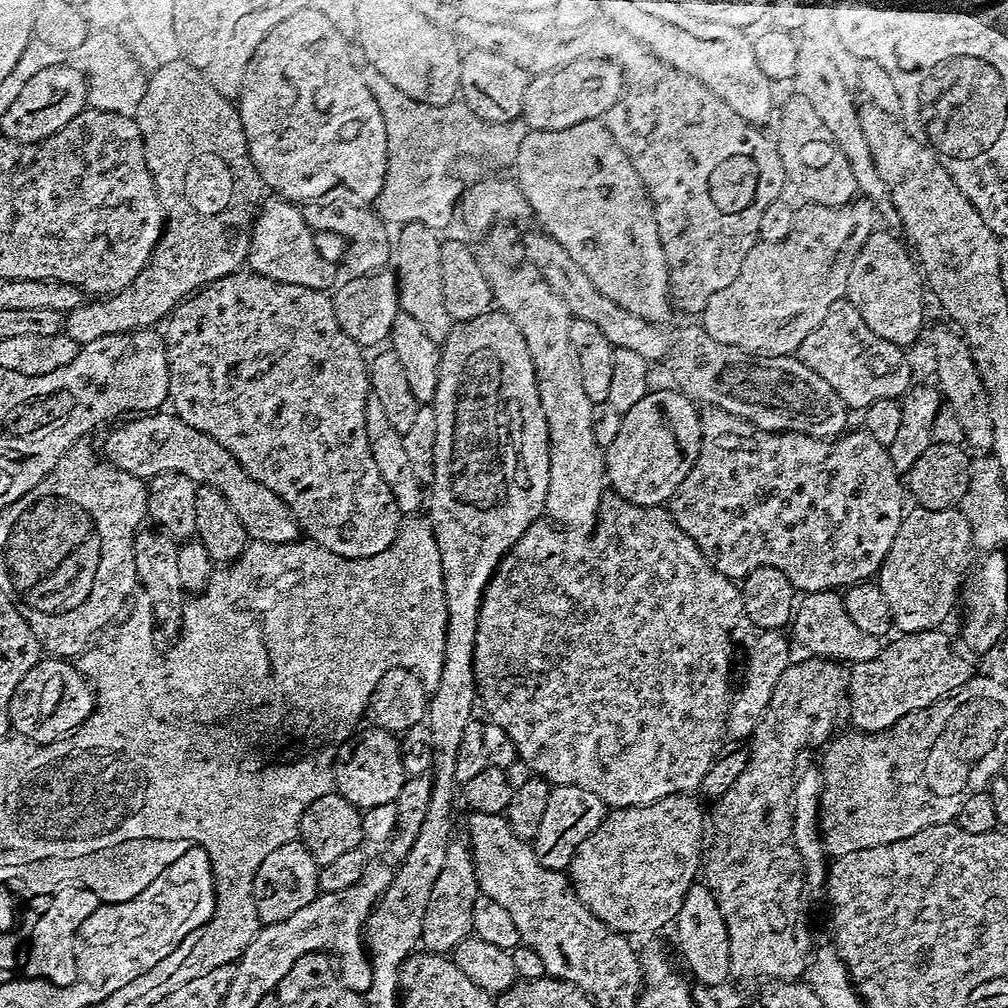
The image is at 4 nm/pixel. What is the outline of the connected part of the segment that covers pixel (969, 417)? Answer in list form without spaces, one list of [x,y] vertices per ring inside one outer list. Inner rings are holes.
[[[940,328],[932,336],[932,348],[936,351],[935,383],[943,403],[952,409],[954,418],[958,418],[958,426],[962,426],[963,443],[969,449],[977,448],[977,453],[984,454],[991,449],[994,442],[994,422],[990,418],[988,387],[978,374],[968,343],[959,331],[948,328]]]

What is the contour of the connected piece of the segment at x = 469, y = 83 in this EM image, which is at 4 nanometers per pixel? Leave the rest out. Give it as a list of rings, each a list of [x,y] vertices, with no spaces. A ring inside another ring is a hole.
[[[473,48],[463,53],[460,62],[460,96],[478,118],[486,122],[510,122],[523,117],[522,102],[526,102],[526,86],[530,79],[527,68],[518,66],[518,62],[510,62],[502,54],[494,54],[494,50],[478,50]]]

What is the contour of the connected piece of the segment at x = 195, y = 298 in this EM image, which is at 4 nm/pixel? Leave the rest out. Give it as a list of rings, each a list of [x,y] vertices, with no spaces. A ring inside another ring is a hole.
[[[251,270],[231,272],[221,280],[215,280],[201,288],[180,303],[166,321],[168,332],[163,333],[163,338],[168,349],[168,398],[171,411],[180,416],[182,421],[221,443],[250,477],[280,496],[282,502],[293,512],[301,533],[311,543],[346,558],[370,558],[374,554],[382,554],[382,550],[386,550],[386,546],[390,546],[394,538],[398,538],[402,513],[398,510],[398,502],[394,502],[394,494],[390,494],[390,486],[386,486],[378,465],[374,463],[370,454],[370,442],[366,438],[366,402],[370,395],[369,361],[366,359],[365,349],[357,345],[354,338],[350,338],[339,326],[332,299],[328,292],[310,290],[306,286],[290,286],[286,282],[274,282]]]

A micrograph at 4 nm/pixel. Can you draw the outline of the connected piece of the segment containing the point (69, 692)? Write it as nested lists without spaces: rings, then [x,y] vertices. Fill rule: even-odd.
[[[42,658],[38,661],[35,666],[31,668],[28,673],[26,673],[26,678],[22,678],[22,682],[18,682],[18,690],[14,690],[14,698],[10,702],[10,710],[8,711],[8,718],[11,727],[14,729],[15,735],[17,737],[23,738],[34,744],[49,744],[55,740],[60,740],[64,736],[69,736],[71,732],[75,732],[76,729],[84,725],[85,722],[90,718],[90,714],[95,712],[98,703],[98,697],[93,684],[93,681],[89,677],[85,676],[83,672],[80,671],[79,667],[71,659],[68,658]]]

